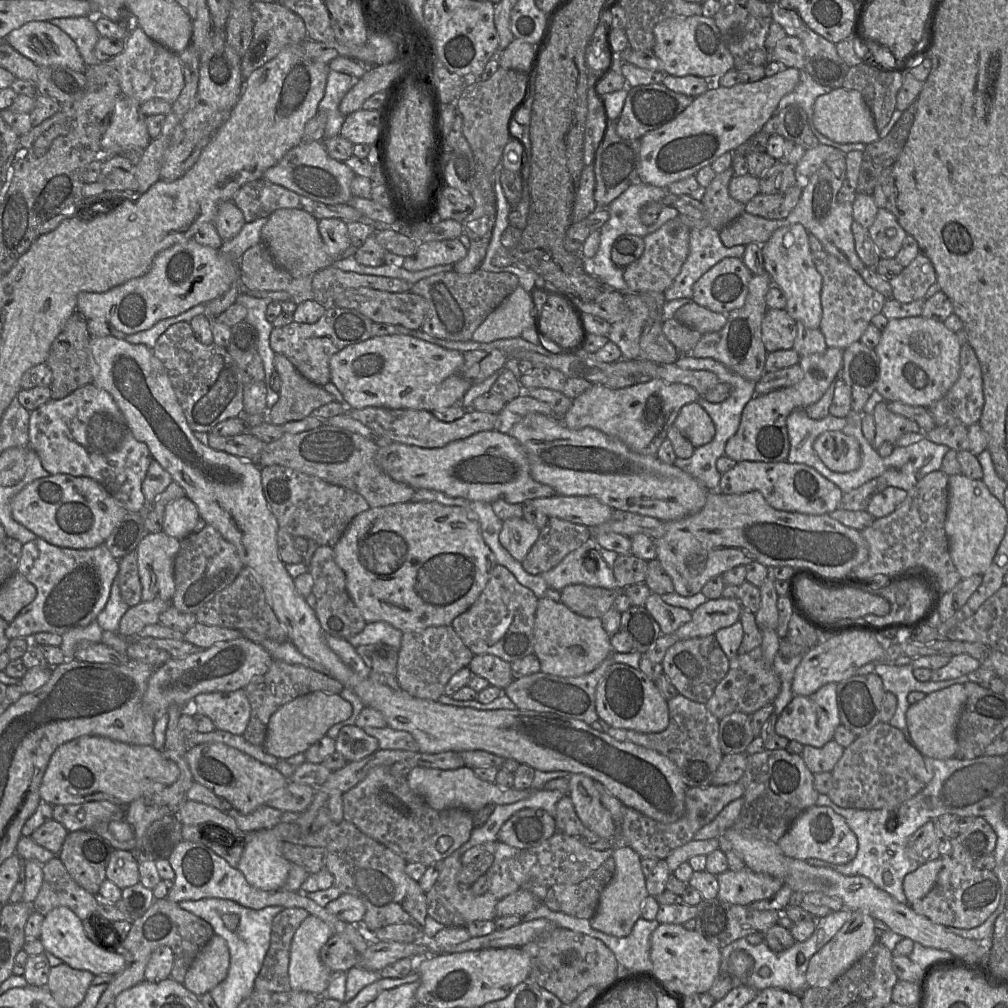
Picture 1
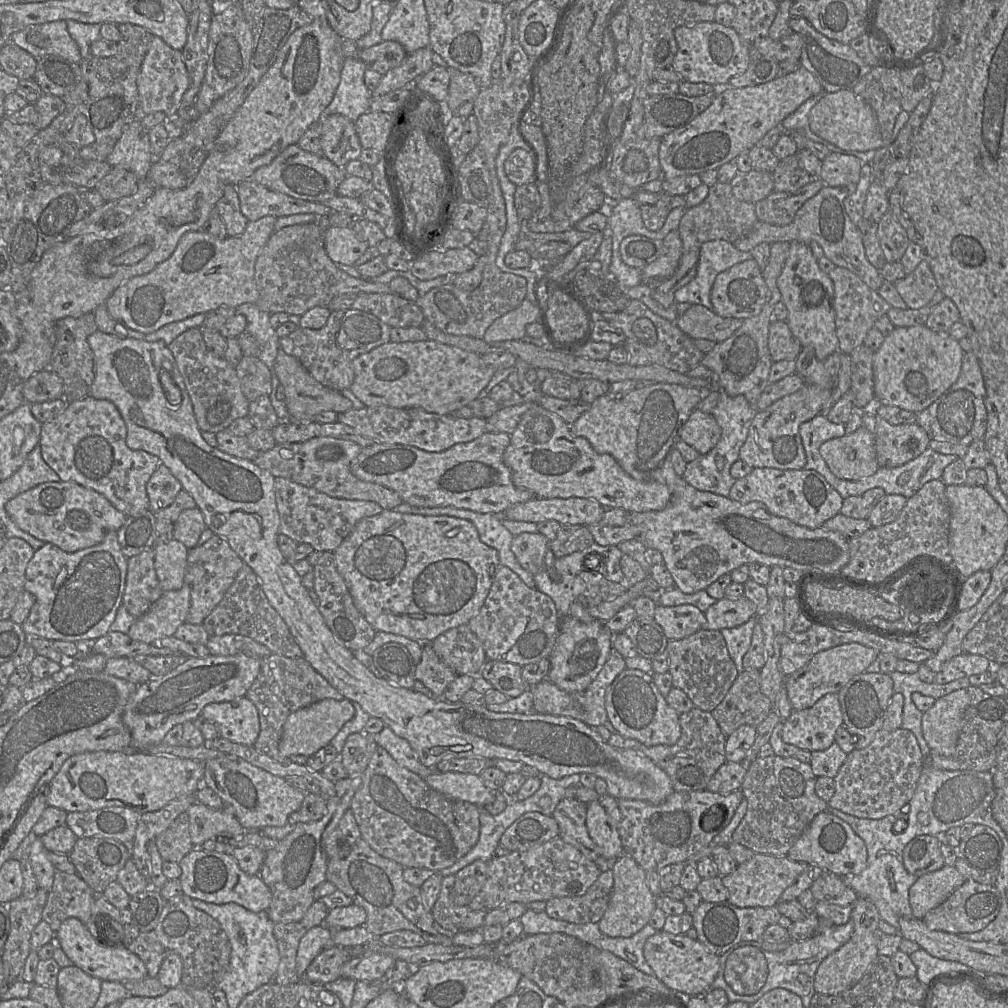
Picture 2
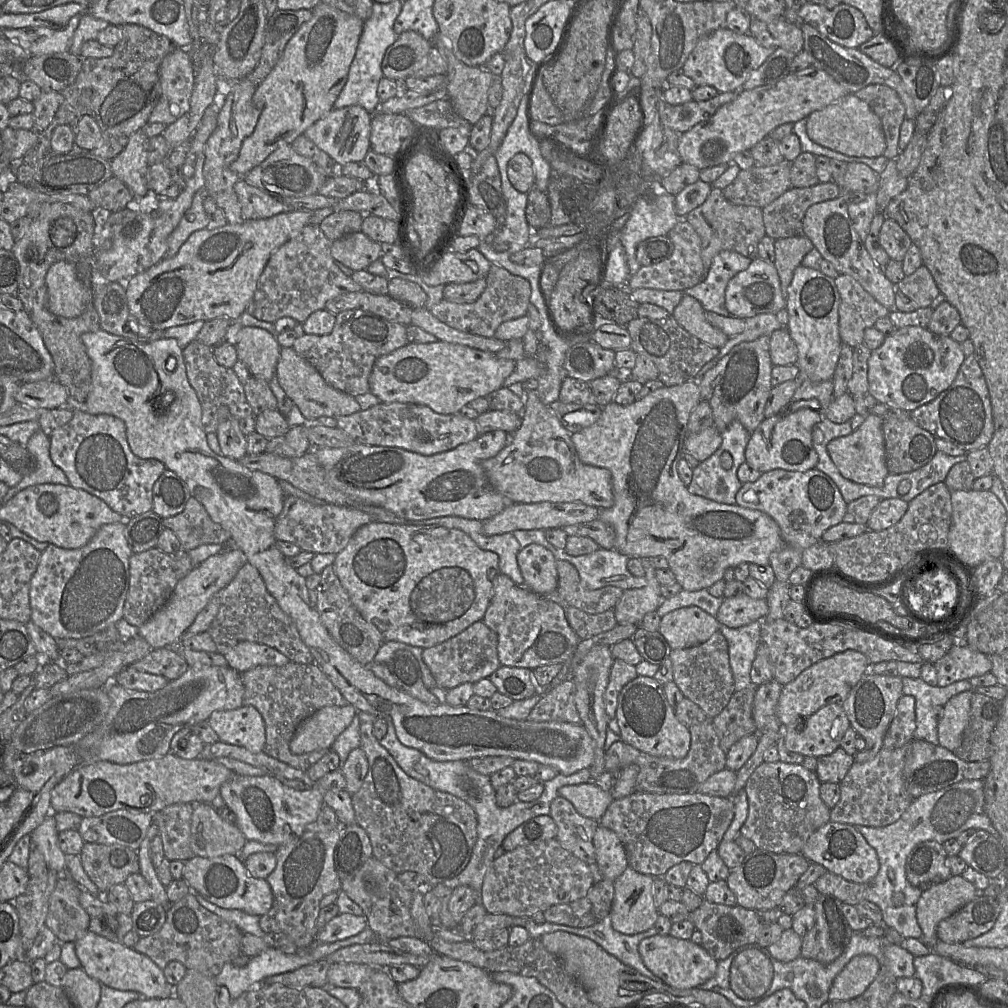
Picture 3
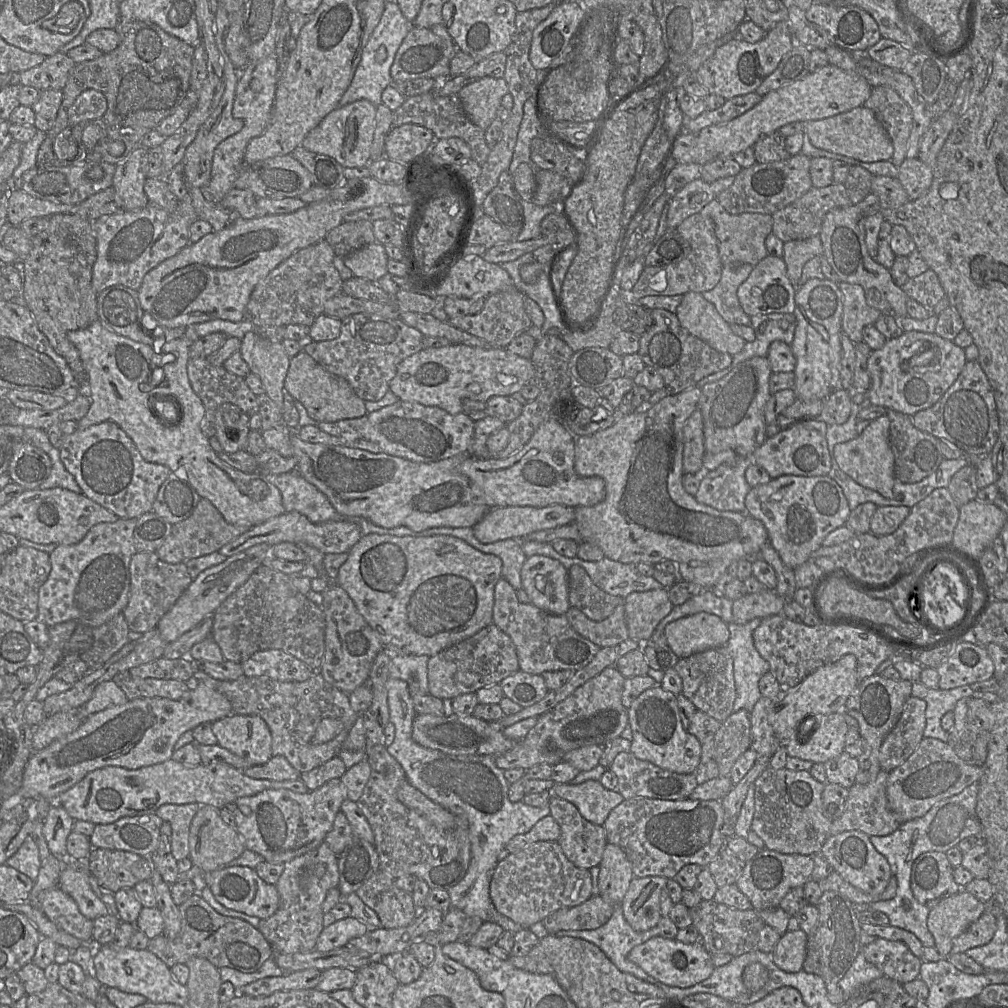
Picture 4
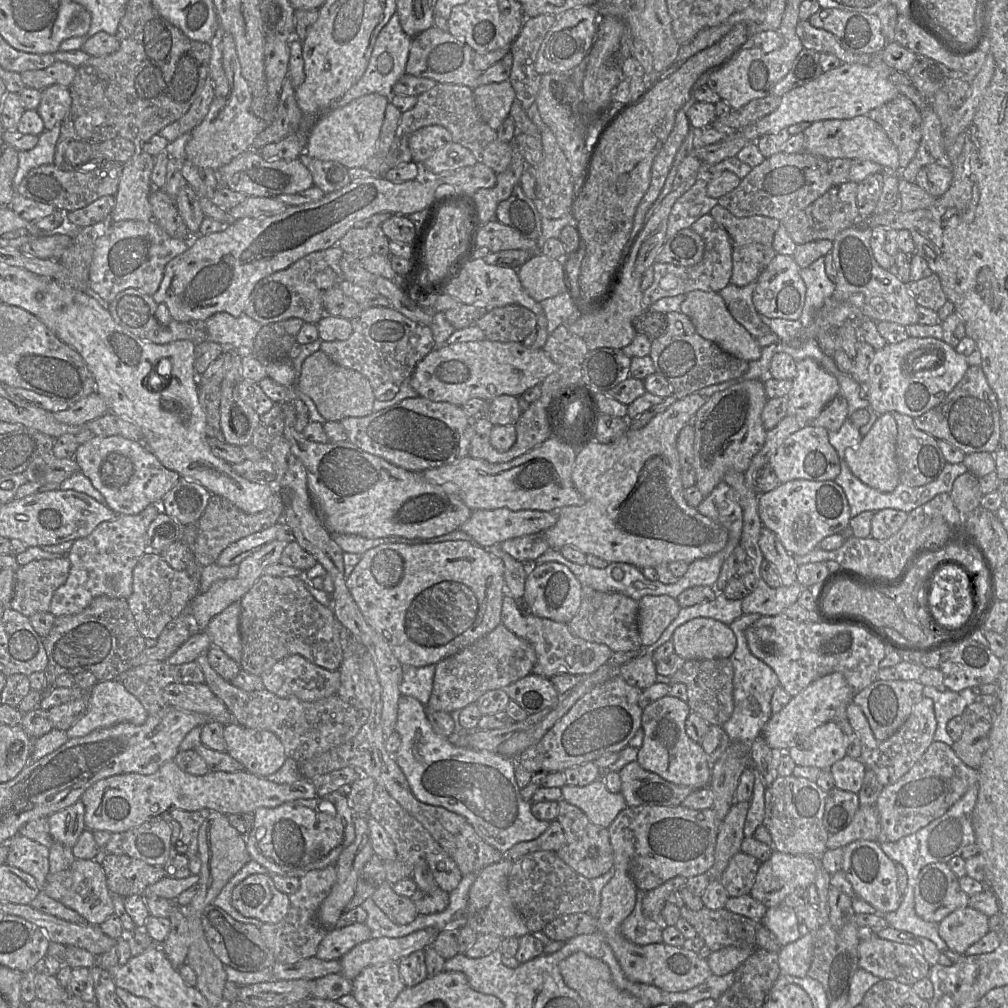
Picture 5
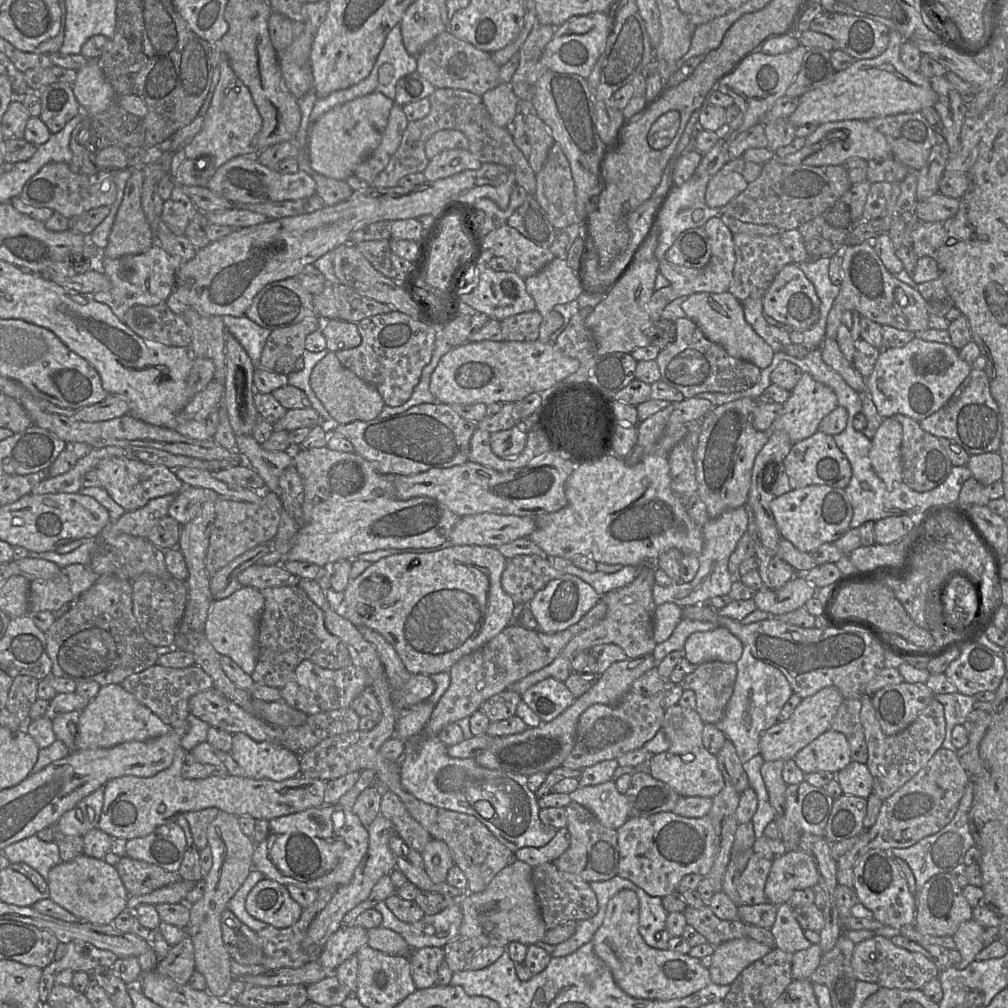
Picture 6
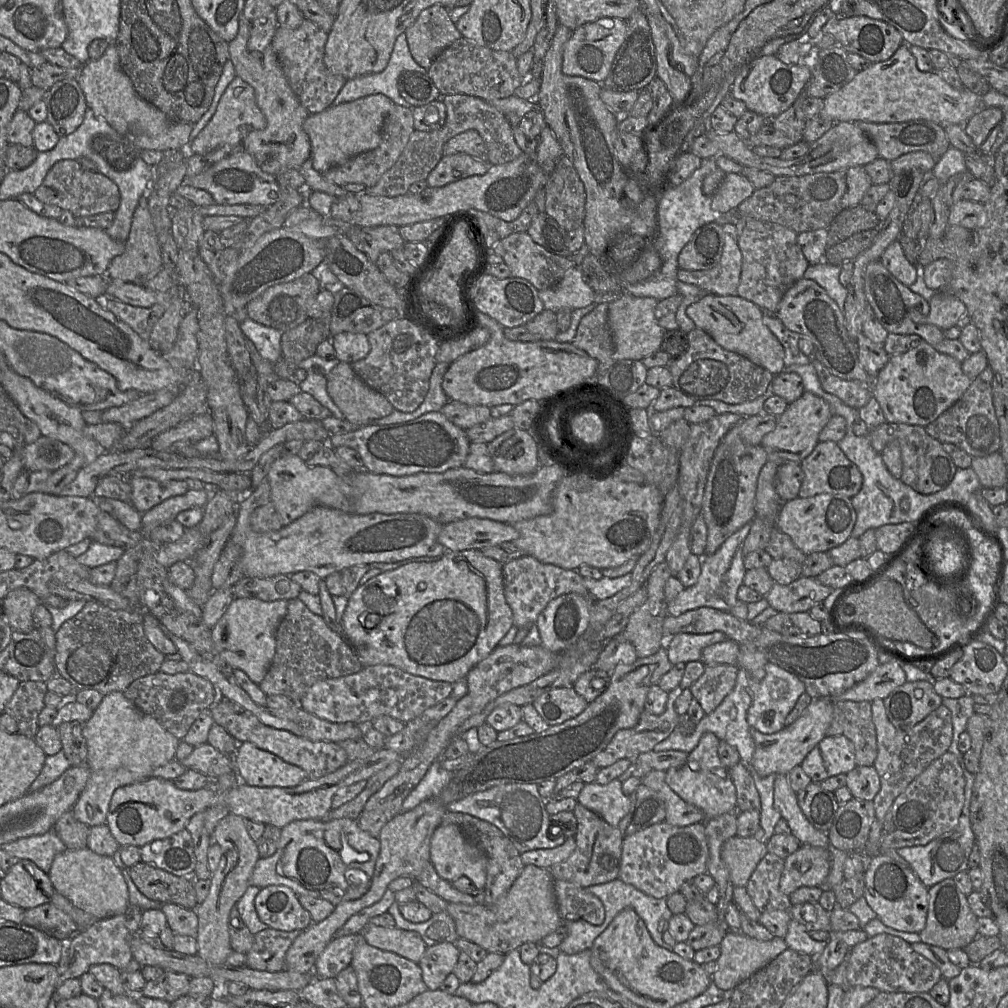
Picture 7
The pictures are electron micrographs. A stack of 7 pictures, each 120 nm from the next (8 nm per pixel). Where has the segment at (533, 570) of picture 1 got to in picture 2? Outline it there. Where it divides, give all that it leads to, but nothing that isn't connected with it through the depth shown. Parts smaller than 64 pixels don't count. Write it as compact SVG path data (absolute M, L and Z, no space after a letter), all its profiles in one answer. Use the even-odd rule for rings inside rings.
M561 524L556 538L548 541L549 549L556 559L582 551L593 543L594 538L587 526L571 524Z

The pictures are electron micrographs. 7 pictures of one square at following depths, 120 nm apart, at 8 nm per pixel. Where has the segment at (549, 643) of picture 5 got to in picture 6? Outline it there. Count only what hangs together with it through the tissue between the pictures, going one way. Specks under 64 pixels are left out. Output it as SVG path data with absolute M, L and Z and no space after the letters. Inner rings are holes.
M600 644L579 652L571 661L573 673L593 673L601 675L617 661L627 659L623 649L616 644Z

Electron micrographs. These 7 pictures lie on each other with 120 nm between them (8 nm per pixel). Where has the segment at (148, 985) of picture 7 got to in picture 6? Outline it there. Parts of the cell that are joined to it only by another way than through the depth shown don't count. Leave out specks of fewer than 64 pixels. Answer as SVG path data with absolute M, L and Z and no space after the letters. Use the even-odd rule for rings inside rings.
M189 935L171 946L167 956L158 962L156 971L179 984L187 984L195 971L194 948Z

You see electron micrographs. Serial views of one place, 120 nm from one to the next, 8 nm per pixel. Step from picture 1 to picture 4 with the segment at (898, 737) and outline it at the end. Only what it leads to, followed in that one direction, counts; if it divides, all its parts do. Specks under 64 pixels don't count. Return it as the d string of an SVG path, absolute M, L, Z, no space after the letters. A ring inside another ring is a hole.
M880 770L872 783L855 783L849 788L846 808L842 816L833 821L830 835L858 830L868 836L886 836L893 833L901 823L889 807L886 783L889 772Z

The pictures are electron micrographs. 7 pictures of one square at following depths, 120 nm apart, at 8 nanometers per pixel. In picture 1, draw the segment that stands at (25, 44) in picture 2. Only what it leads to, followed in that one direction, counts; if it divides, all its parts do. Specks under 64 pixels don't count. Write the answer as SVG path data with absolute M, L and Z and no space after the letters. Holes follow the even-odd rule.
M32 21L12 30L7 42L38 67L60 65L84 73L85 64L76 43L49 21Z

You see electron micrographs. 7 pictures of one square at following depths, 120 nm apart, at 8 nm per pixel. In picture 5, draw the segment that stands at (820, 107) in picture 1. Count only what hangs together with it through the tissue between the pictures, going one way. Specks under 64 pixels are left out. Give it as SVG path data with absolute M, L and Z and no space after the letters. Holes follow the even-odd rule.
M859 115L851 119L829 119L813 122L803 132L805 135L804 147L801 152L806 152L826 160L835 158L869 160L883 166L884 169L900 173L898 150L889 139L884 129L868 115Z

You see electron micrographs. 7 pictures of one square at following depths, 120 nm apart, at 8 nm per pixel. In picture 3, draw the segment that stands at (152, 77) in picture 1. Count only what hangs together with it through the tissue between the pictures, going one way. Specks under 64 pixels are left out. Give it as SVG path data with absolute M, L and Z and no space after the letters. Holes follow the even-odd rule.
M175 47L159 67L161 96L151 112L149 123L170 125L190 107L195 68L185 48Z

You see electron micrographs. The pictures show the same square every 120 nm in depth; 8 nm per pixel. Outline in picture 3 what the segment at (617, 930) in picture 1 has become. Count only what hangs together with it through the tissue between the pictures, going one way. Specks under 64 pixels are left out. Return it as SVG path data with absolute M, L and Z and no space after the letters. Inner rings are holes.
M628 866L614 881L615 893L610 912L614 930L638 934L652 928L659 915L655 905L654 877Z

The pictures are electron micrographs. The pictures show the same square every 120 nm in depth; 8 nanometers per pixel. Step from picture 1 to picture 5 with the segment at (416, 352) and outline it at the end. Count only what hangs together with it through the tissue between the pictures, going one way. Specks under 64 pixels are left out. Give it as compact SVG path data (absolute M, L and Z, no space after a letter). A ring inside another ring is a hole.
M485 339L446 344L439 349L433 349L417 363L409 383L420 397L462 406L472 398L491 402L500 395L518 397L525 390L541 384L557 369L558 365L543 349L528 349L521 342Z

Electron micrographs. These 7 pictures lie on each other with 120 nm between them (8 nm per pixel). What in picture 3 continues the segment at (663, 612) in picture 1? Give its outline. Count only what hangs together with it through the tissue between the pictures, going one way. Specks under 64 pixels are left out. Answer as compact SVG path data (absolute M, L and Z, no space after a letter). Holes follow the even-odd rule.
M685 606L664 614L659 631L671 649L684 649L706 642L720 625L716 616L697 606Z

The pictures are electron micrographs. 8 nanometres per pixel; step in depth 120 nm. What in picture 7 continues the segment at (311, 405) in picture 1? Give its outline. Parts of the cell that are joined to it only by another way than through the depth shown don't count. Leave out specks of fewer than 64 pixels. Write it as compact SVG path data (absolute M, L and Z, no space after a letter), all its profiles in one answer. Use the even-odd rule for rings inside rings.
M343 361L327 375L326 388L344 419L357 427L371 424L394 410L384 395L365 384Z

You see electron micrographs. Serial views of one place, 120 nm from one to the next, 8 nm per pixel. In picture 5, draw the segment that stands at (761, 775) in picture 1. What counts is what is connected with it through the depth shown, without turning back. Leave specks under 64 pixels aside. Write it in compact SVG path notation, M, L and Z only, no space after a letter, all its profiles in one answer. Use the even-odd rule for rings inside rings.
M778 776L765 788L765 817L763 825L773 840L773 850L793 855L808 855L816 861L827 850L829 833L824 826L827 792L816 782L805 778Z

